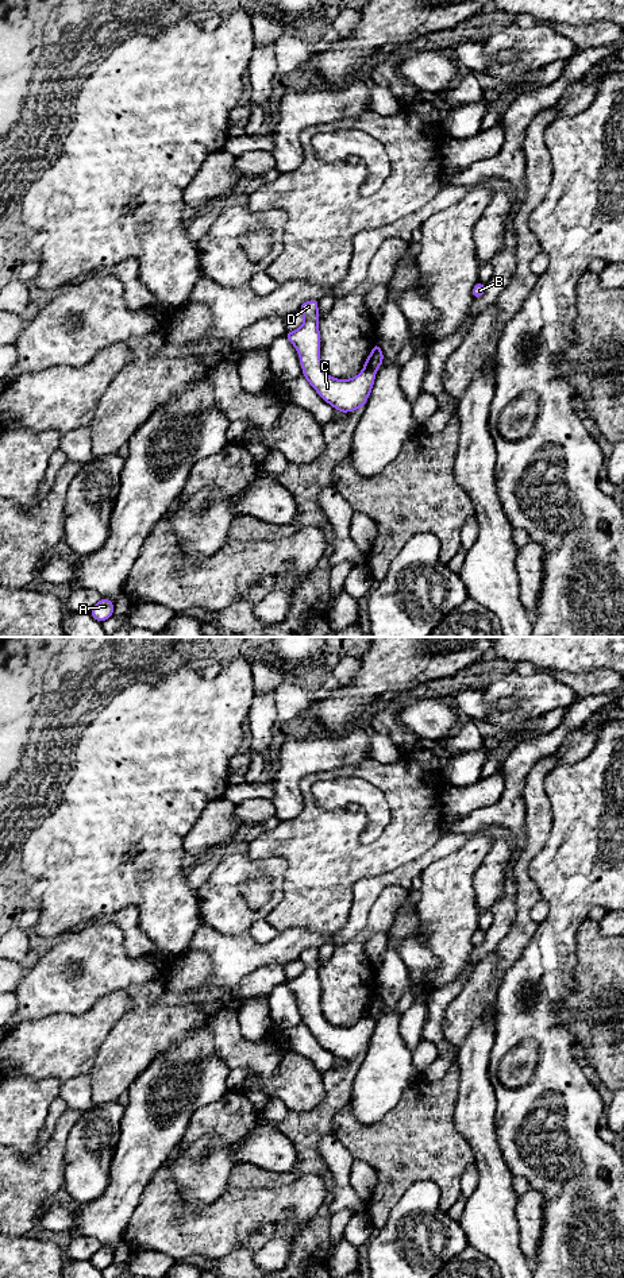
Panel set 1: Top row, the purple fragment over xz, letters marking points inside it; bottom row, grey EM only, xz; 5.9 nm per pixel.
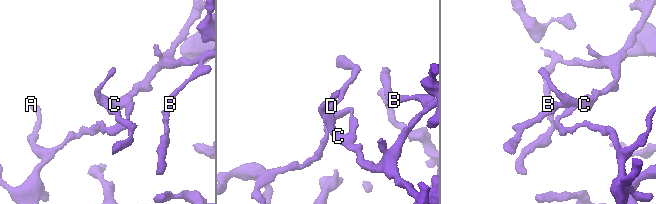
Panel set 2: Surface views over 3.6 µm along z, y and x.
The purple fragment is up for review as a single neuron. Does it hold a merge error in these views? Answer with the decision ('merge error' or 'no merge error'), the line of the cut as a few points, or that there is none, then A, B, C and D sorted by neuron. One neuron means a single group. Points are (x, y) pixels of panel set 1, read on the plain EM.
merge error | xz (364, 1016), (374, 1020) | A / B C D

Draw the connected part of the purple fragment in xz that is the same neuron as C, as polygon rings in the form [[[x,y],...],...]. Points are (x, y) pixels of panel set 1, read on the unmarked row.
[[[308,947],[298,954],[304,964],[304,972],[284,984],[296,995],[303,1024],[317,1042],[340,1061],[348,1061],[365,1054],[374,1032],[375,1020],[361,1019],[353,1027],[331,1026],[321,1015],[320,980],[319,980],[319,947]]]

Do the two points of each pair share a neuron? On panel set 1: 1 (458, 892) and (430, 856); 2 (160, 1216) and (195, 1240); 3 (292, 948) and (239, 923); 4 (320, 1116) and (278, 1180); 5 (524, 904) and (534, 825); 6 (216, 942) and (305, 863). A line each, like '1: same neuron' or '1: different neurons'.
1: different neurons
2: same neuron
3: different neurons
4: same neuron
5: same neuron
6: different neurons

